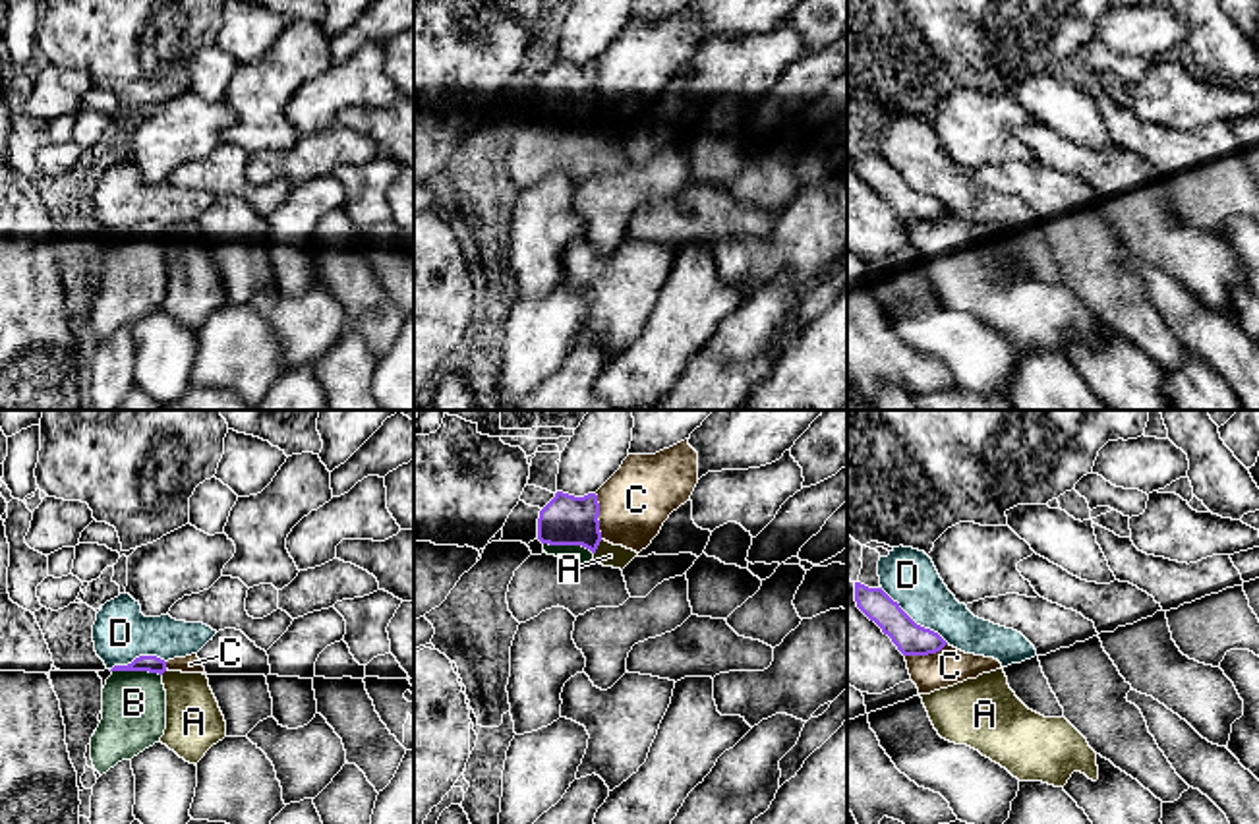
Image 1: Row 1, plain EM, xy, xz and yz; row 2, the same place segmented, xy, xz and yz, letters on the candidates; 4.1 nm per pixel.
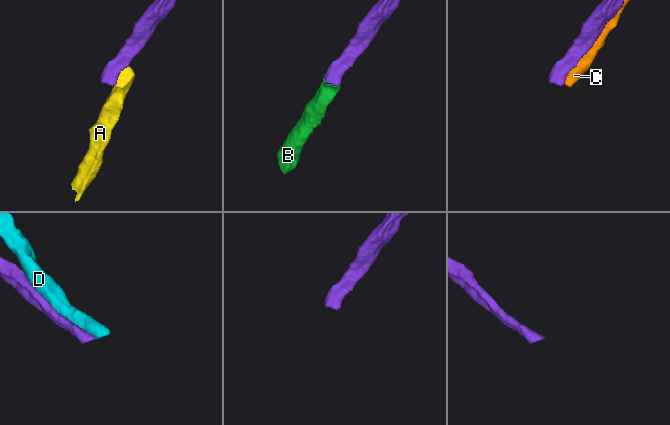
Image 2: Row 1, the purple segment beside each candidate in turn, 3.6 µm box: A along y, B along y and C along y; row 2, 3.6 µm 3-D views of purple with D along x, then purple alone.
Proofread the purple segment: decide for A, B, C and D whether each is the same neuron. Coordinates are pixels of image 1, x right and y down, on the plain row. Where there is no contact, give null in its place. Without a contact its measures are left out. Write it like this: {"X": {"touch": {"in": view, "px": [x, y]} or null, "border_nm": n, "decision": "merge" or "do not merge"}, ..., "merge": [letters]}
{"A": {"touch": {"in": "xz", "px": [596, 115]}, "border_nm": 70, "decision": "do not merge"}, "B": {"touch": {"in": "xy", "px": [138, 236]}, "border_nm": 200, "decision": "merge"}, "C": {"touch": {"in": "xz", "px": [598, 82]}, "border_nm": 190, "decision": "do not merge"}, "D": {"touch": {"in": "yz", "px": [913, 188]}, "border_nm": 360, "decision": "do not merge"}, "merge": ["B"]}

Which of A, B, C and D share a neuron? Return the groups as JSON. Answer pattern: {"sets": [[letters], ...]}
{"sets": [["A", "C"], ["B"], ["D"]]}

